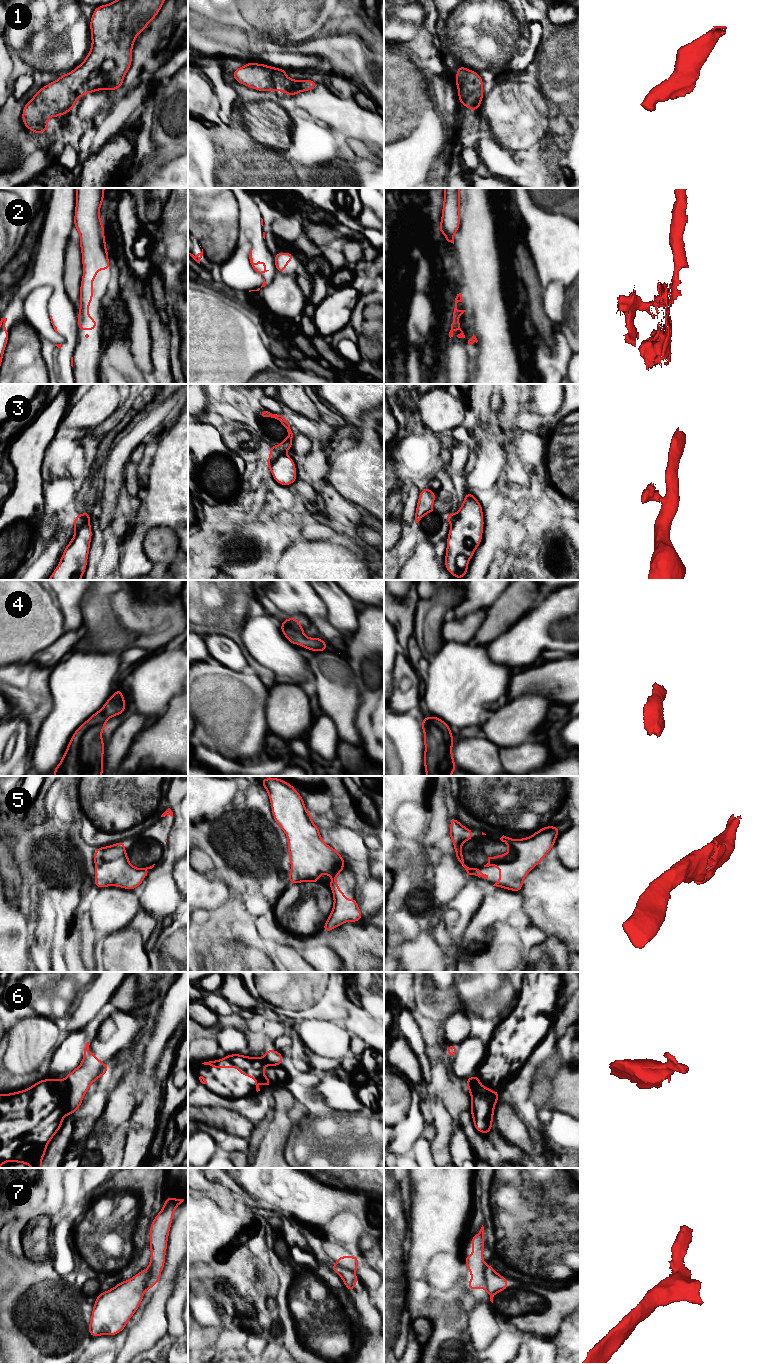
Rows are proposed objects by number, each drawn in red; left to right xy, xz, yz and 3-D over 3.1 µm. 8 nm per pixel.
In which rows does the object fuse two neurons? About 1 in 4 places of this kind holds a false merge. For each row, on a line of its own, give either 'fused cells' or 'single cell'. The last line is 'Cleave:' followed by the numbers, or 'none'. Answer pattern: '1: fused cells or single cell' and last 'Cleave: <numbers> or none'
1: single cell
2: fused cells
3: fused cells
4: single cell
5: single cell
6: fused cells
7: fused cells
Cleave: 2, 3, 6, 7

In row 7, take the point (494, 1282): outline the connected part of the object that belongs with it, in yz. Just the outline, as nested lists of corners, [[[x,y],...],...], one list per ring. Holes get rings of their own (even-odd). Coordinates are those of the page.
[[[487,1265],[484,1272],[485,1283],[483,1289],[490,1296],[490,1301],[493,1303],[493,1297],[500,1291],[508,1289],[507,1279],[498,1274],[491,1265]]]

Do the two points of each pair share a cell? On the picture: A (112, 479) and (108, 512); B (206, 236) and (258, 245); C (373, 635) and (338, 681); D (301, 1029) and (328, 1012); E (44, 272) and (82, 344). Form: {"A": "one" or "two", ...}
{"A": "one", "B": "one", "C": "two", "D": "two", "E": "two"}

